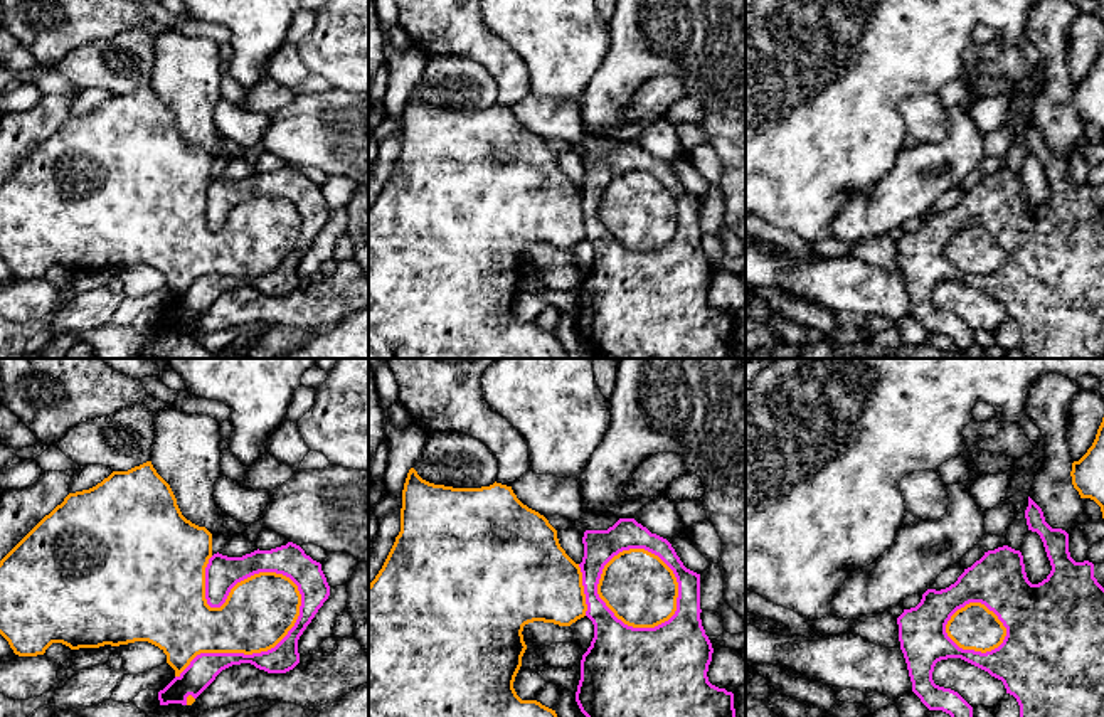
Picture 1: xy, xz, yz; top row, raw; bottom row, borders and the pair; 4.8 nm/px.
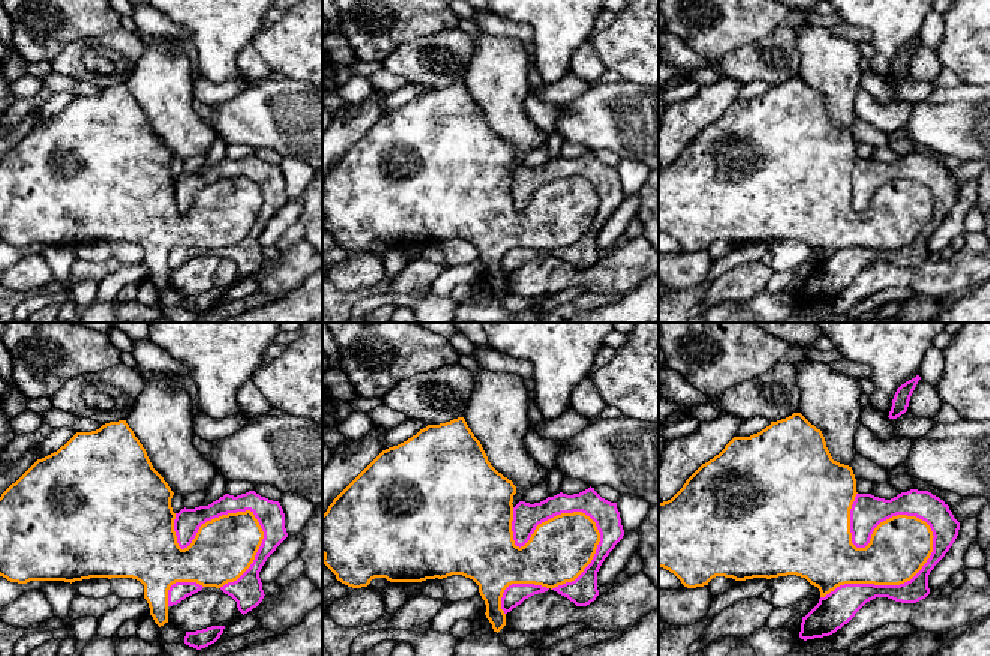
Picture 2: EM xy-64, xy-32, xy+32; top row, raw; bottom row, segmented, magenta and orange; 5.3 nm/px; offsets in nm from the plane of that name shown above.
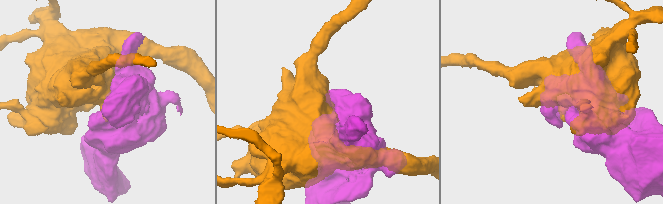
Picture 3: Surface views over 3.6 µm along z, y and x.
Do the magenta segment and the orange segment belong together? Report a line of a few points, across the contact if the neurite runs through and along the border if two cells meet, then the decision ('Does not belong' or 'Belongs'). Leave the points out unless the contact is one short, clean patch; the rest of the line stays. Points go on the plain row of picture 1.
Does not belong

